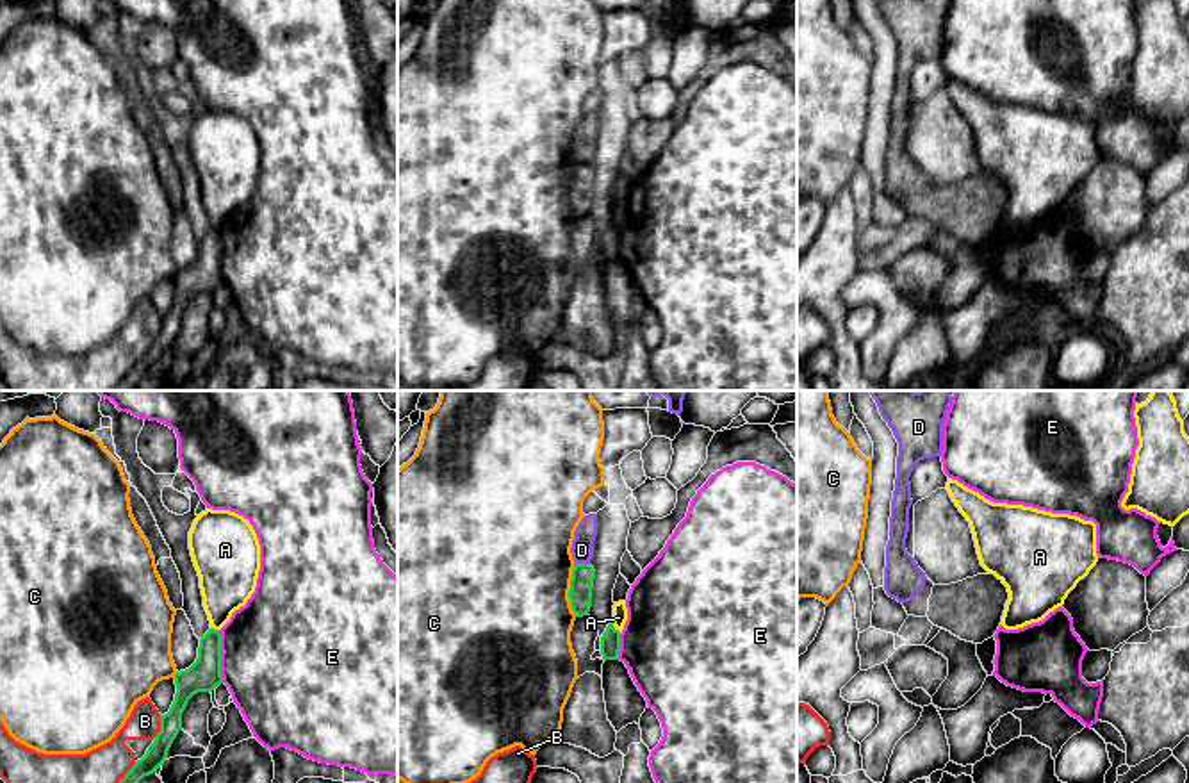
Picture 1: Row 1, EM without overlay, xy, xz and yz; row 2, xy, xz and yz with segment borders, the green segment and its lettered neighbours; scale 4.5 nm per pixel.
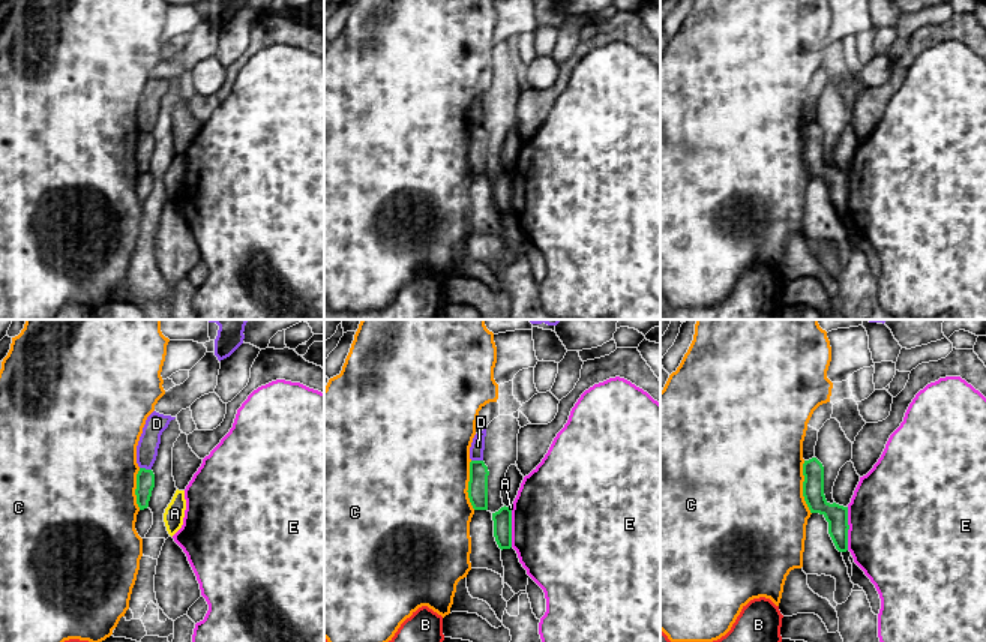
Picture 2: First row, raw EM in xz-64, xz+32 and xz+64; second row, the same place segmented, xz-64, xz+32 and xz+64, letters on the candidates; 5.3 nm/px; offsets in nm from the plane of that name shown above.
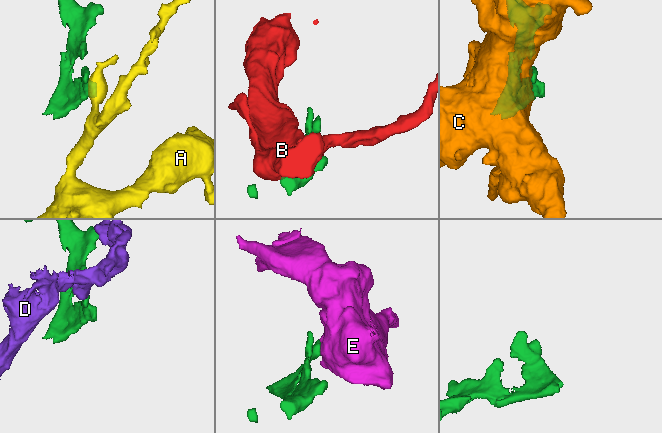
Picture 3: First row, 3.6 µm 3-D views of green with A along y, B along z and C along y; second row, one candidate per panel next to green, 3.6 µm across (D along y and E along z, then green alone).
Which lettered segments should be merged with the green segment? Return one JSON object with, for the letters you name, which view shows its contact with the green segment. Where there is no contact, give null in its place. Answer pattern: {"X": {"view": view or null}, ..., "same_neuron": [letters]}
{"same_neuron": []}

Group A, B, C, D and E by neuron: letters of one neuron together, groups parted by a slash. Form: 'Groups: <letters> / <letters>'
Groups: A / B / C / D / E

